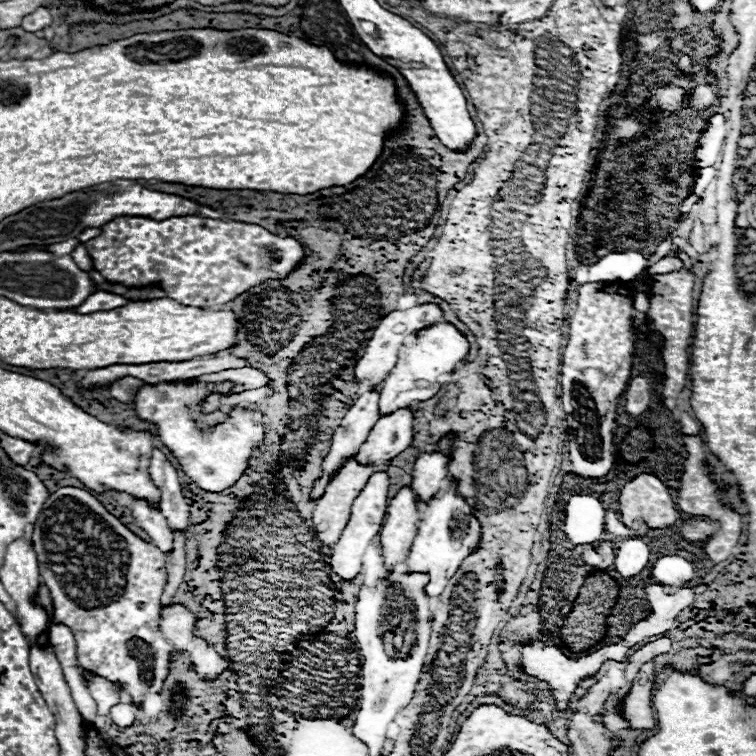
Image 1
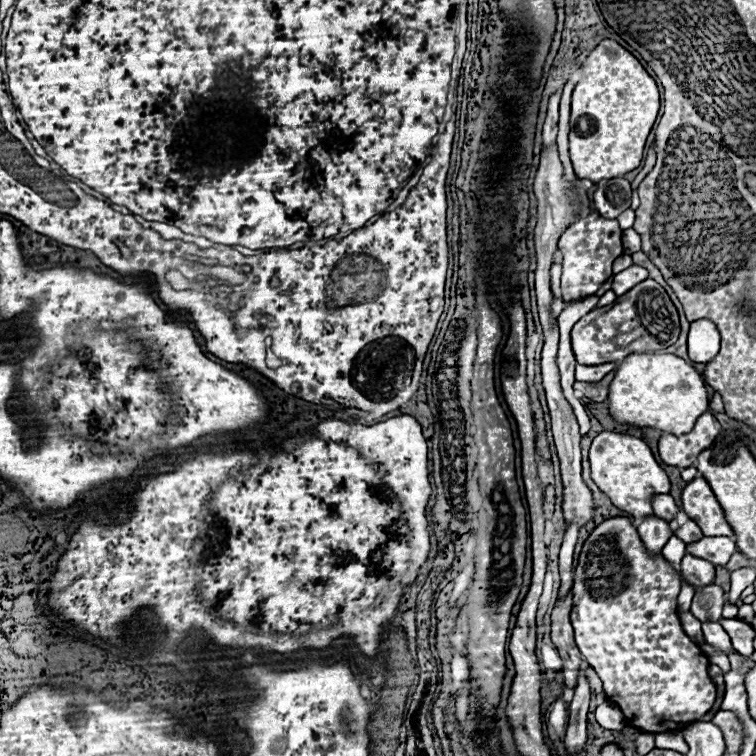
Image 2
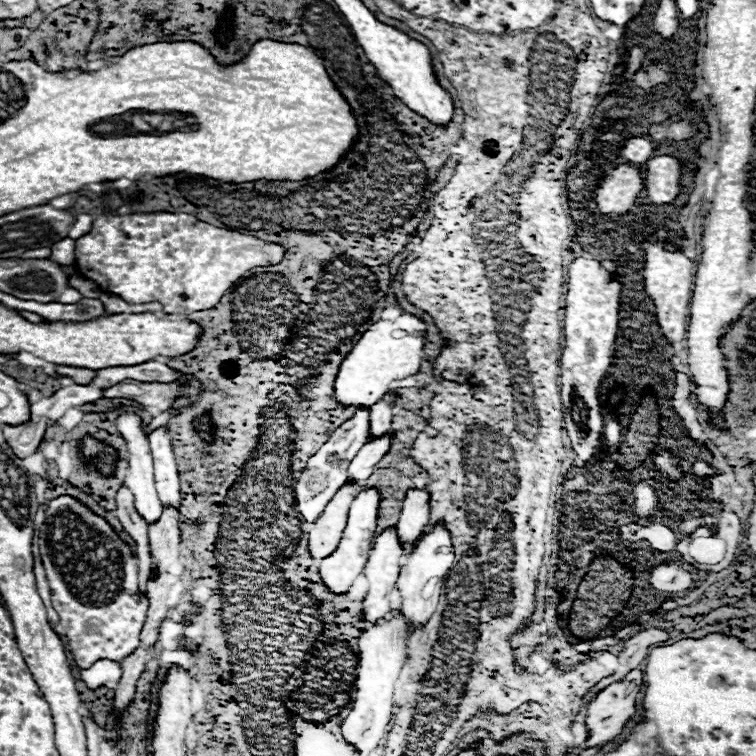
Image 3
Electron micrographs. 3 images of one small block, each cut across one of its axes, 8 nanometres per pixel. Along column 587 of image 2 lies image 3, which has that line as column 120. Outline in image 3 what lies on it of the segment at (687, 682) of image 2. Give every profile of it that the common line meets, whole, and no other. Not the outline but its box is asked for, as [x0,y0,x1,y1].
[38,496,148,668]

